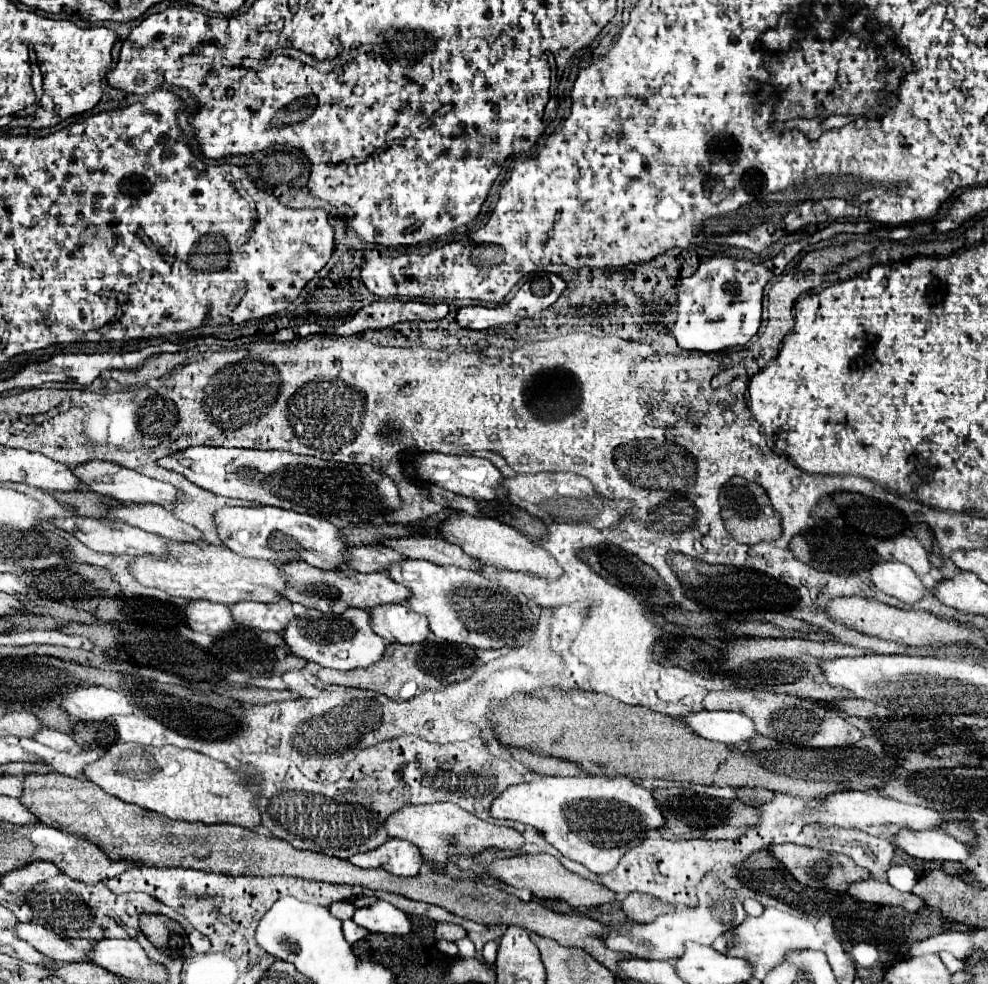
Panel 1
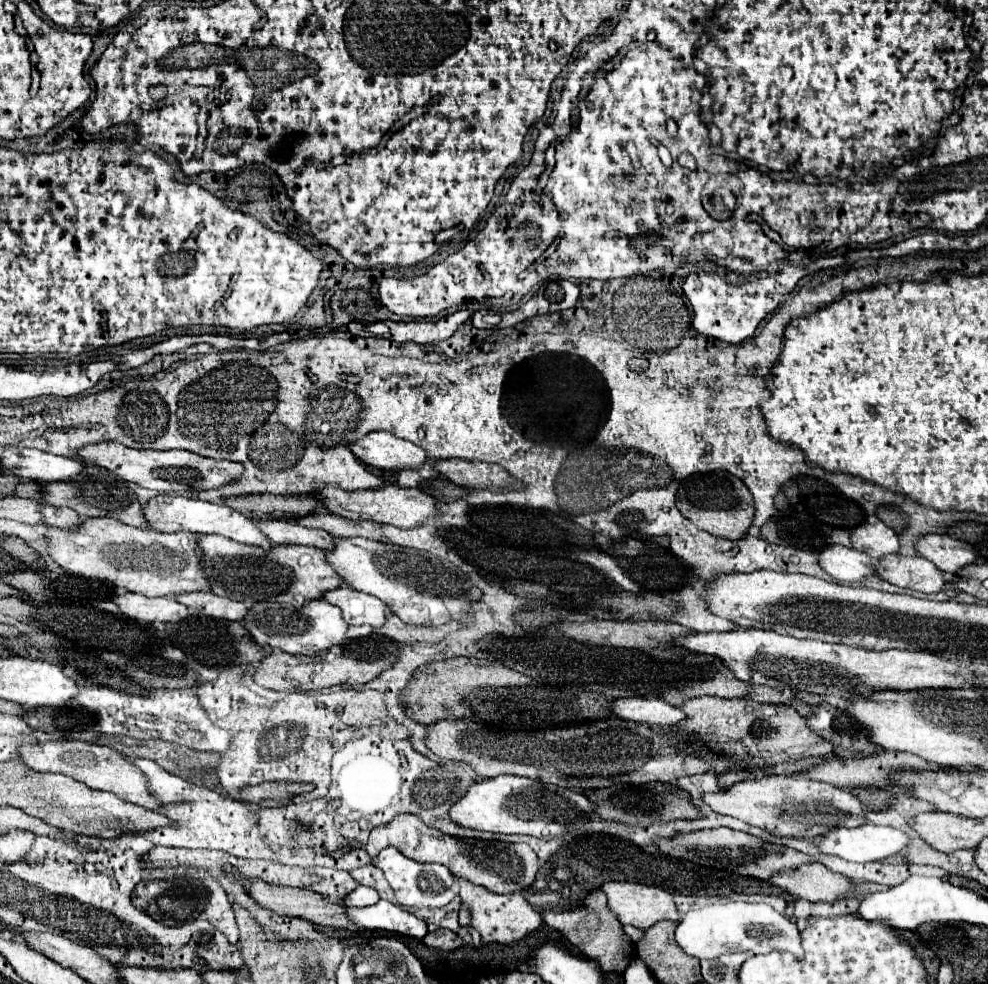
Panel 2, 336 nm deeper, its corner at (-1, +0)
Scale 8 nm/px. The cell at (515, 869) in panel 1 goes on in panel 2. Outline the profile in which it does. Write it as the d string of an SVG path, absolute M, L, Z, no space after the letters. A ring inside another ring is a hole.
M604 882L600 888L622 924L646 930L660 920L680 922L672 894L662 888L636 882Z

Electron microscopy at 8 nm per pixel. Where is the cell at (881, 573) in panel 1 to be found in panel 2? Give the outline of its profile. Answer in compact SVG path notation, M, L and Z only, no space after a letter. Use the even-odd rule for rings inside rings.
M830 544L818 554L818 564L838 582L858 582L874 574L874 560L854 548Z

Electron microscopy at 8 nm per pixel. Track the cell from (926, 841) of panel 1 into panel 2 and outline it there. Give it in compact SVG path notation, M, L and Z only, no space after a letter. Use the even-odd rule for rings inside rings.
M862 824L856 828L834 828L830 834L822 834L820 838L814 838L814 844L818 852L838 856L848 862L872 862L872 860L884 860L886 856L898 854L902 848L906 848L910 838L890 826L876 826L876 824Z

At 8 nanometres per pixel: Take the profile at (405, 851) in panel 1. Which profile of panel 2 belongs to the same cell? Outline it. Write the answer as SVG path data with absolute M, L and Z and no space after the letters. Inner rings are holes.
M384 848L378 858L374 858L374 866L378 866L386 880L390 882L396 902L402 906L414 906L414 908L442 908L446 904L450 904L458 892L456 892L456 878L450 874L450 870L442 864L420 864L414 862L410 858L406 858L404 854L400 854L398 850Z

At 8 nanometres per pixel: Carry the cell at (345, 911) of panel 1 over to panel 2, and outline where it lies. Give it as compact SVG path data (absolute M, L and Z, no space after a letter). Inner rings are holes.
M358 886L354 892L350 892L346 898L344 898L344 906L360 906L360 908L364 908L364 906L372 906L372 904L376 904L380 900L380 896L378 896L378 892L374 890L374 888L370 888L370 886Z

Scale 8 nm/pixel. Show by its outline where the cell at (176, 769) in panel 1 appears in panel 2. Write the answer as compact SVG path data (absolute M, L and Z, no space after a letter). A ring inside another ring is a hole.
M50 740L50 742L36 742L30 746L20 746L18 748L20 760L24 764L28 764L30 768L38 770L38 772L60 772L66 774L82 784L86 784L92 790L106 790L112 792L116 796L120 796L122 800L128 800L136 806L144 806L148 810L158 808L158 800L150 794L148 790L148 780L146 776L130 762L124 760L124 756L120 752L116 752L110 746L98 746L98 744L90 744L90 742L80 742L80 740Z

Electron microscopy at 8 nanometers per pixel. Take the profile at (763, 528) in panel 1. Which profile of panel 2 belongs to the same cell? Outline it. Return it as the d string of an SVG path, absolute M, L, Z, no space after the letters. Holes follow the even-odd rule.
M708 472L694 474L680 482L676 492L676 506L684 518L688 518L696 528L710 532L712 536L740 540L754 518L754 500L742 480L730 472Z

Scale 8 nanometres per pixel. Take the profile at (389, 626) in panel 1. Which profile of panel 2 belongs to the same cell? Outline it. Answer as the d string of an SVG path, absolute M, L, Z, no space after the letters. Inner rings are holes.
M346 584L328 590L322 594L322 598L334 606L338 606L342 610L342 618L346 624L350 626L360 626L360 624L368 624L372 628L378 628L384 624L388 608L382 600L354 590Z

